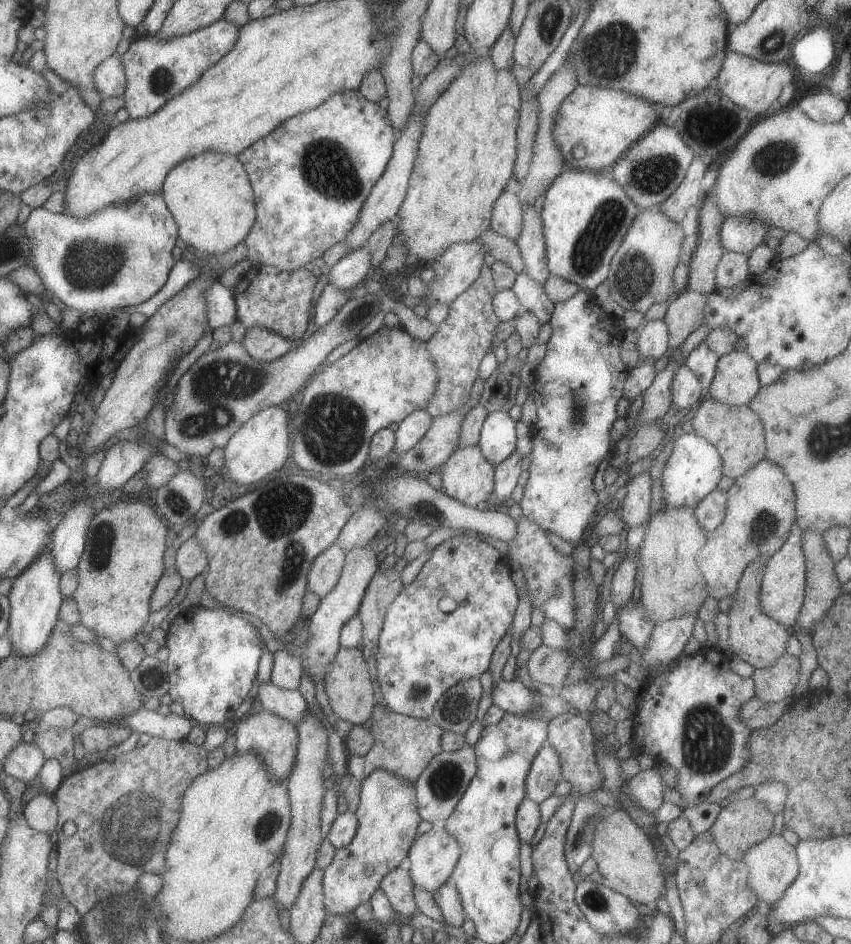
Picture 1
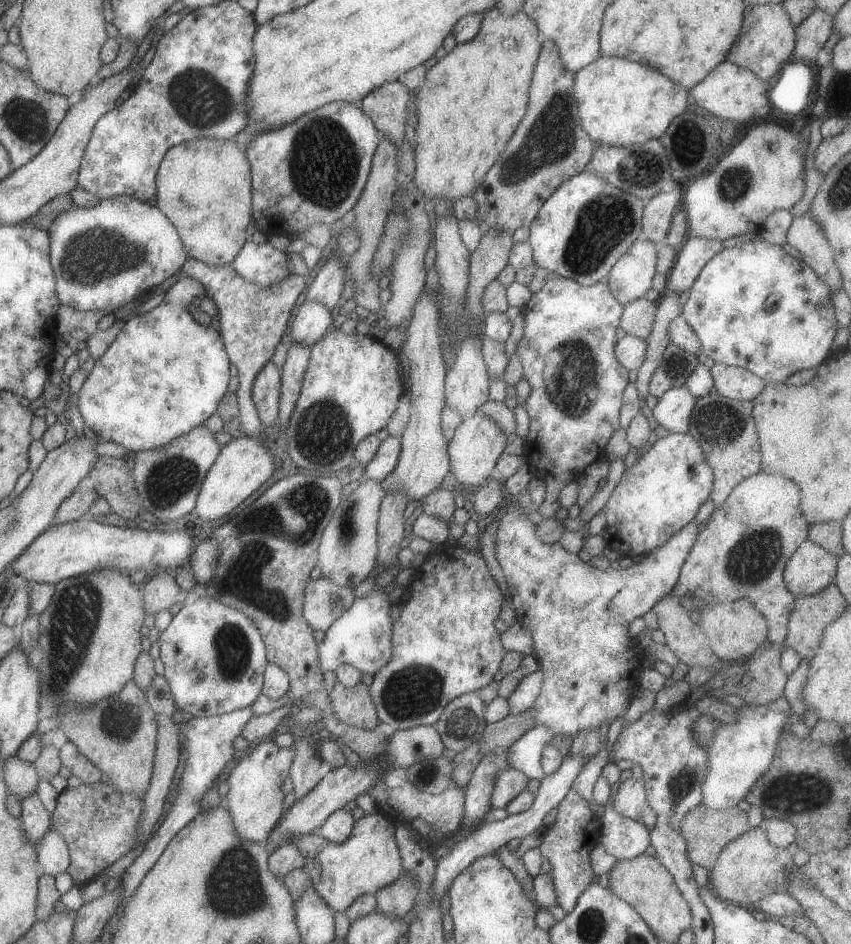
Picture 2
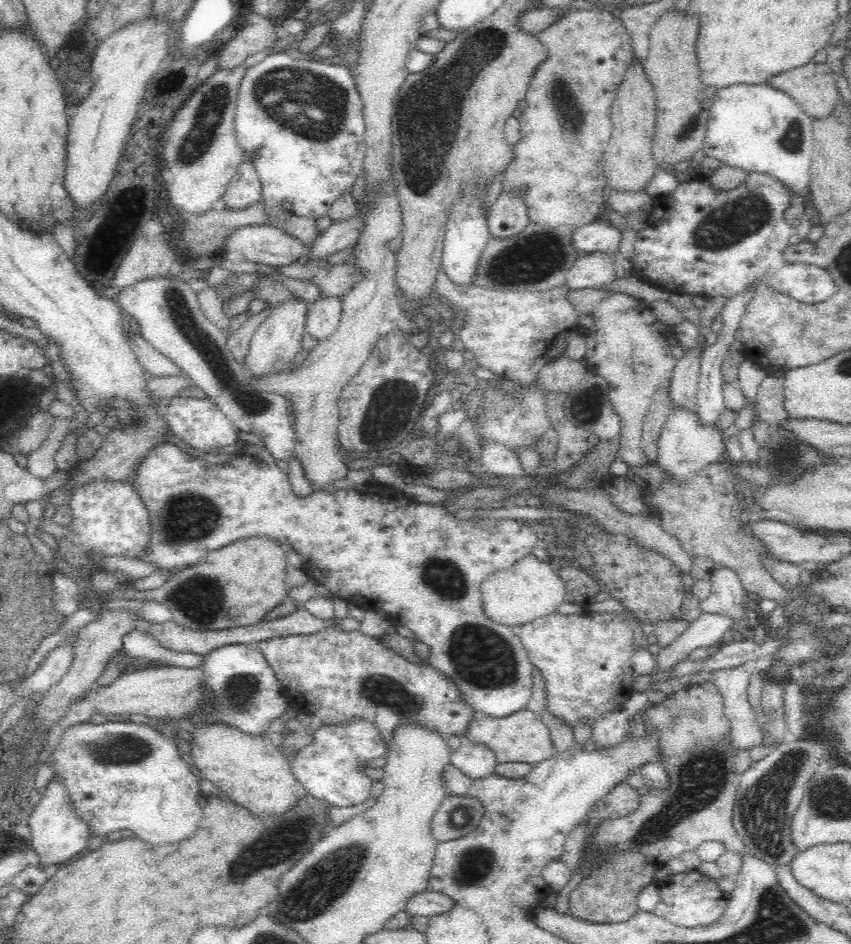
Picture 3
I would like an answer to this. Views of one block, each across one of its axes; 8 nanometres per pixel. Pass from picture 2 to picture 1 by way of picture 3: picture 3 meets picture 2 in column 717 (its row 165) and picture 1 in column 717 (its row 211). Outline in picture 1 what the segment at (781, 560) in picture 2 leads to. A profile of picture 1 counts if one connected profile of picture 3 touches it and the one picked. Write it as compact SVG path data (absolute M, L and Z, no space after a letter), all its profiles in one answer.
M767 459L740 476L727 492L724 521L711 534L697 555L697 566L710 597L720 602L737 592L744 570L759 559L770 559L790 537L796 523L796 494L790 480Z

